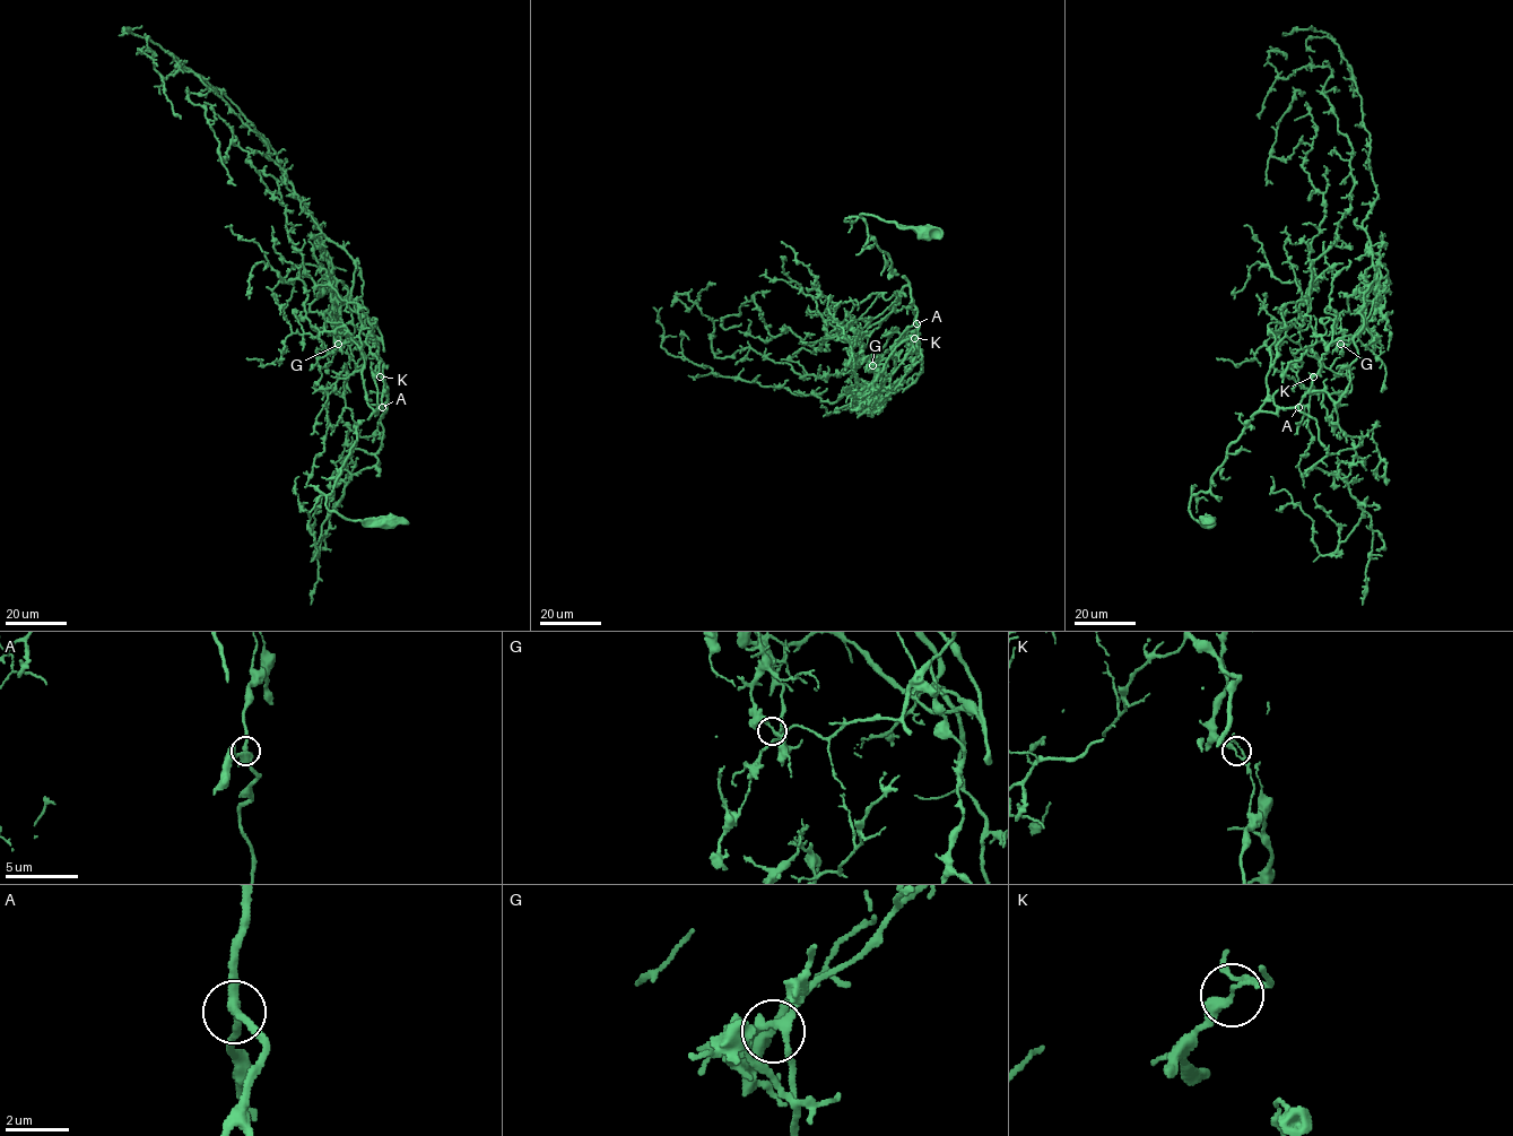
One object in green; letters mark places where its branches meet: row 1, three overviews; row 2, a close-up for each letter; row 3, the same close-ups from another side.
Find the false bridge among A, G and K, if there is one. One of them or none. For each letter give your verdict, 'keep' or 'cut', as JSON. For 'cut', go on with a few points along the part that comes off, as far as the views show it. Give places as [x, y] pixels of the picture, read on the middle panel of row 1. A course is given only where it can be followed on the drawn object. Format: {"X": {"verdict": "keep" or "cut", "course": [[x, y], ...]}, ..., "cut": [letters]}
{"A": {"verdict": "keep"}, "G": {"verdict": "keep"}, "K": {"verdict": "cut", "course": [[914, 338], [905, 357], [916, 357], [912, 369], [885, 396], [864, 405], [857, 379], [845, 373], [864, 355]]}, "cut": ["K"]}

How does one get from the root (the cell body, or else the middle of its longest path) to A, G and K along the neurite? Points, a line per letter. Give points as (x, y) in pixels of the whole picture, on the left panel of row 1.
A: (391, 523), (365, 526), (346, 519), (325, 505), (357, 440), (356, 427), (382, 407)
G: (391, 523), (365, 526), (325, 505), (356, 427), (379, 406), (381, 362), (365, 341), (338, 344)
K: (391, 523), (365, 526), (346, 519), (325, 505), (357, 440), (356, 427), (382, 408), (380, 376)

